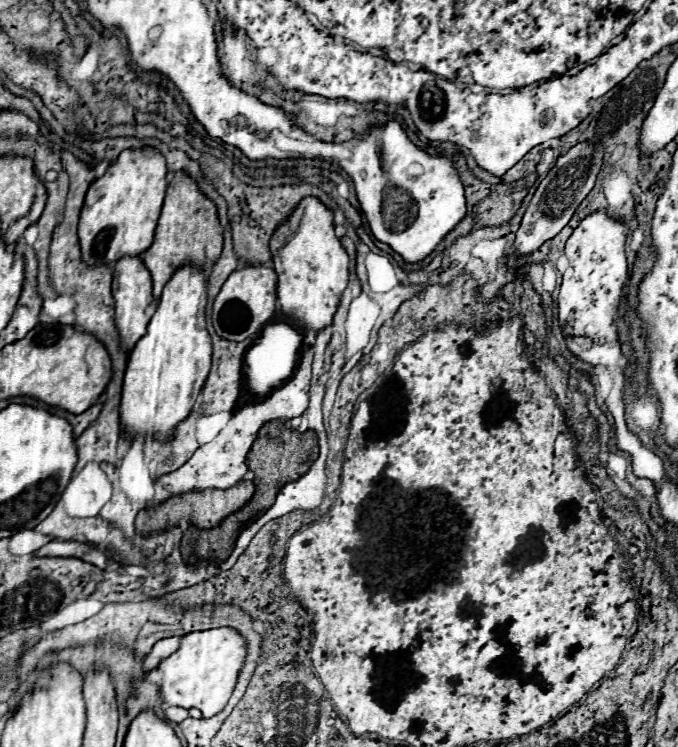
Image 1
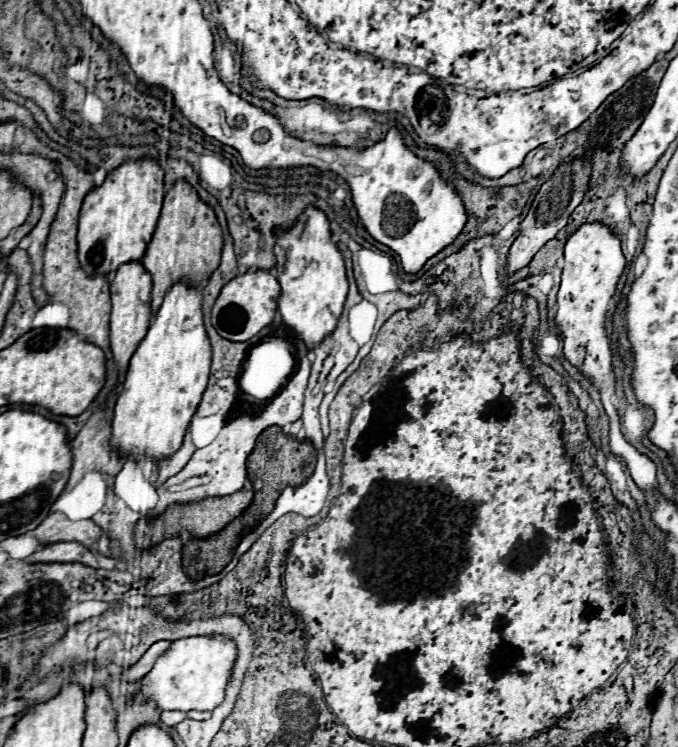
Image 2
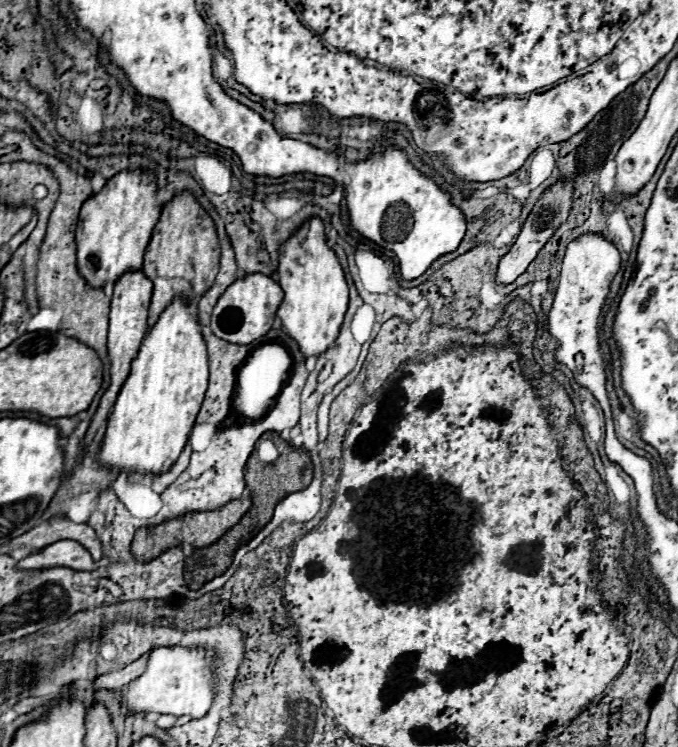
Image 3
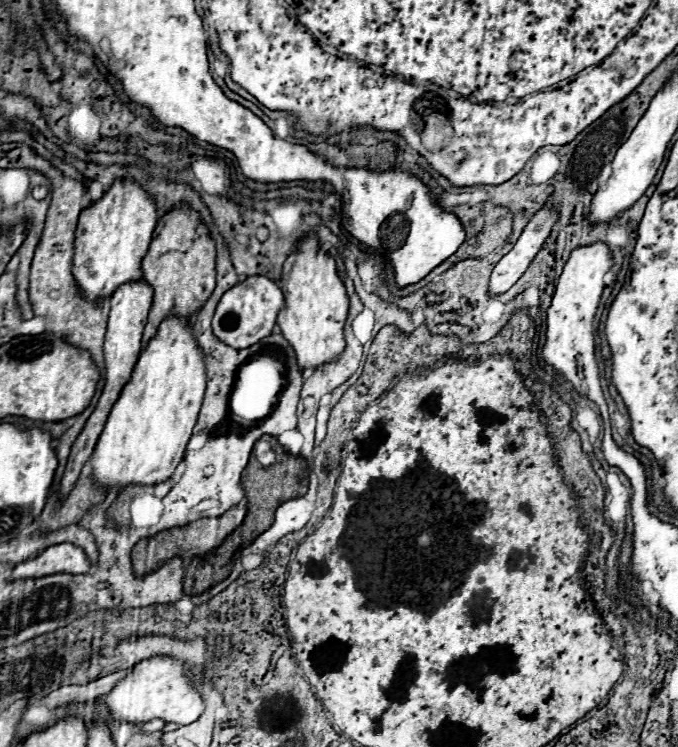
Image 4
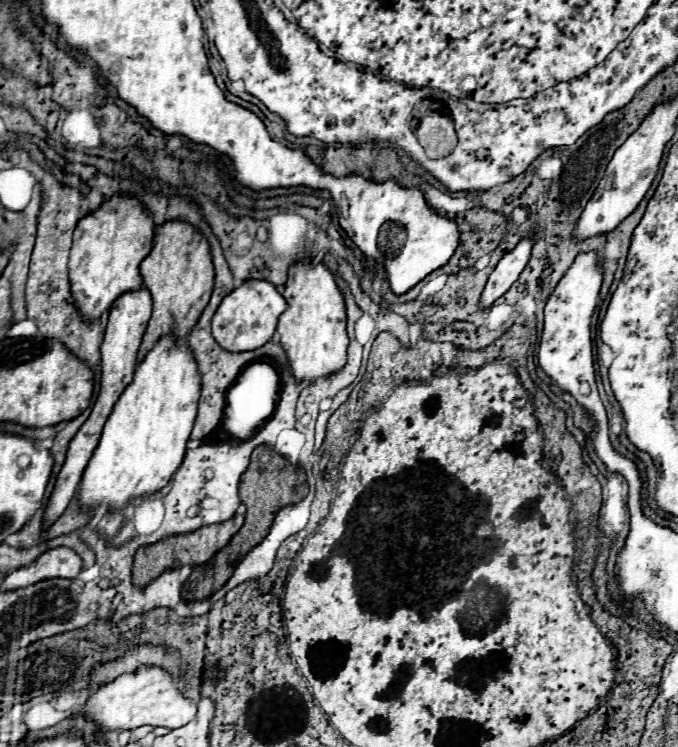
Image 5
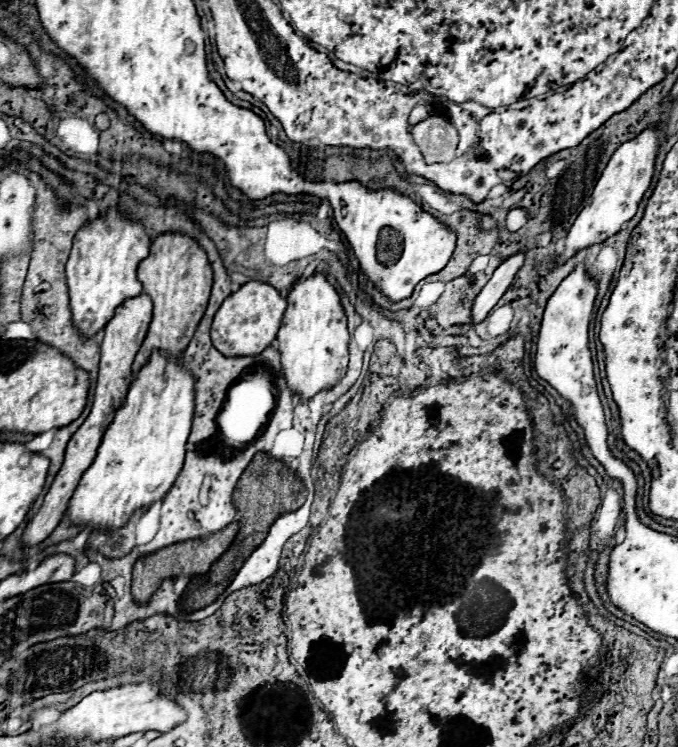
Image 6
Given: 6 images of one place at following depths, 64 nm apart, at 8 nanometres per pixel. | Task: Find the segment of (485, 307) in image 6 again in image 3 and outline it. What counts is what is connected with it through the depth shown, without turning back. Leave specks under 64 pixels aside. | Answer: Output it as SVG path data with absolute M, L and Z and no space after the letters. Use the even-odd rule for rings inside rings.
M556 182L554 186L550 186L542 198L538 200L538 204L534 206L534 210L530 212L530 216L526 218L524 226L522 226L522 232L518 234L514 246L510 248L510 252L506 256L502 256L500 264L498 264L498 270L496 270L496 276L494 276L494 282L496 284L512 284L520 274L526 272L526 268L530 266L530 262L536 258L536 254L540 252L540 248L550 240L550 236L554 234L554 230L568 218L568 210L570 210L570 204L572 204L572 182Z

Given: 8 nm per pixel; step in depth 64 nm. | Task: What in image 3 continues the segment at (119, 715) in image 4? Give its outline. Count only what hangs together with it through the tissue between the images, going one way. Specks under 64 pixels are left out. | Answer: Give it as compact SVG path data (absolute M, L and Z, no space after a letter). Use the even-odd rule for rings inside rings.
M158 648L150 654L146 670L136 680L128 682L118 696L120 706L126 708L126 714L172 714L176 718L188 716L190 720L202 718L212 702L216 690L216 676L210 672L210 660L204 650L186 650L186 648Z

